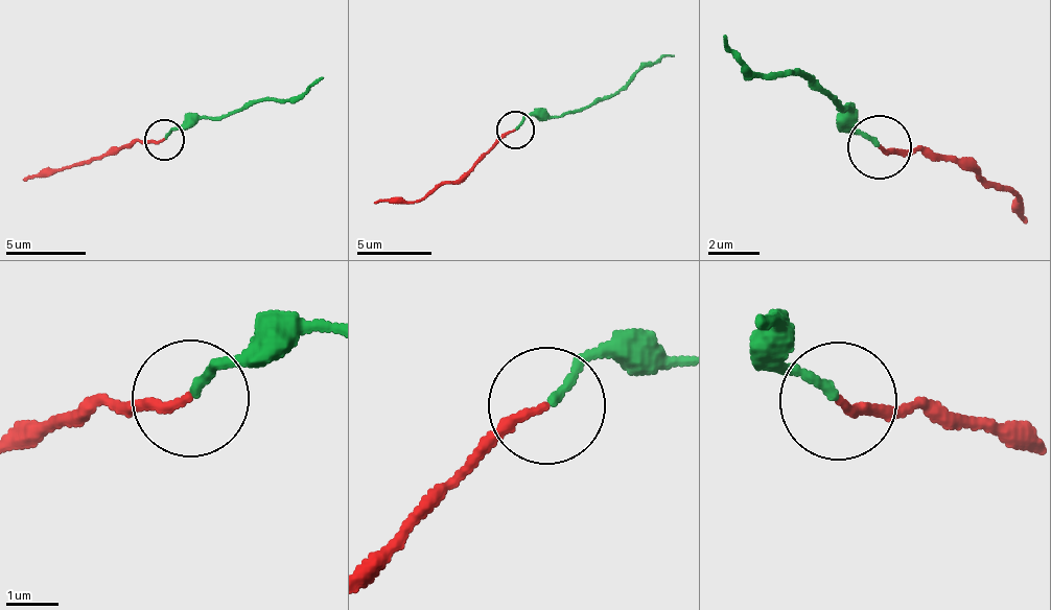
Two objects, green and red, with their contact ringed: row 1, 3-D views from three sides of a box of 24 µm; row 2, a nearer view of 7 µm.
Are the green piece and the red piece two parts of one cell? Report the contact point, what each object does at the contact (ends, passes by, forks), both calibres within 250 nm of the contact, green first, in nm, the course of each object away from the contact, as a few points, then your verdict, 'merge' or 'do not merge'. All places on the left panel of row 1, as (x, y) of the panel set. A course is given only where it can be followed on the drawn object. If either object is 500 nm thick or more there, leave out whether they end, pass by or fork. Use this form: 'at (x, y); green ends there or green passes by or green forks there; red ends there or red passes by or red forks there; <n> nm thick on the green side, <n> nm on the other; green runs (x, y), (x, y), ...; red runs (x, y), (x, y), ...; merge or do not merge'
at (164, 139); green ends there; red ends there; 160 nm thick on the green side, 170 nm on the other; green runs (167, 140), (178, 126), (226, 117), (264, 102), (289, 98), (325, 76); red runs (163, 140), (111, 147), (69, 167), (41, 167), (22, 181); merge

